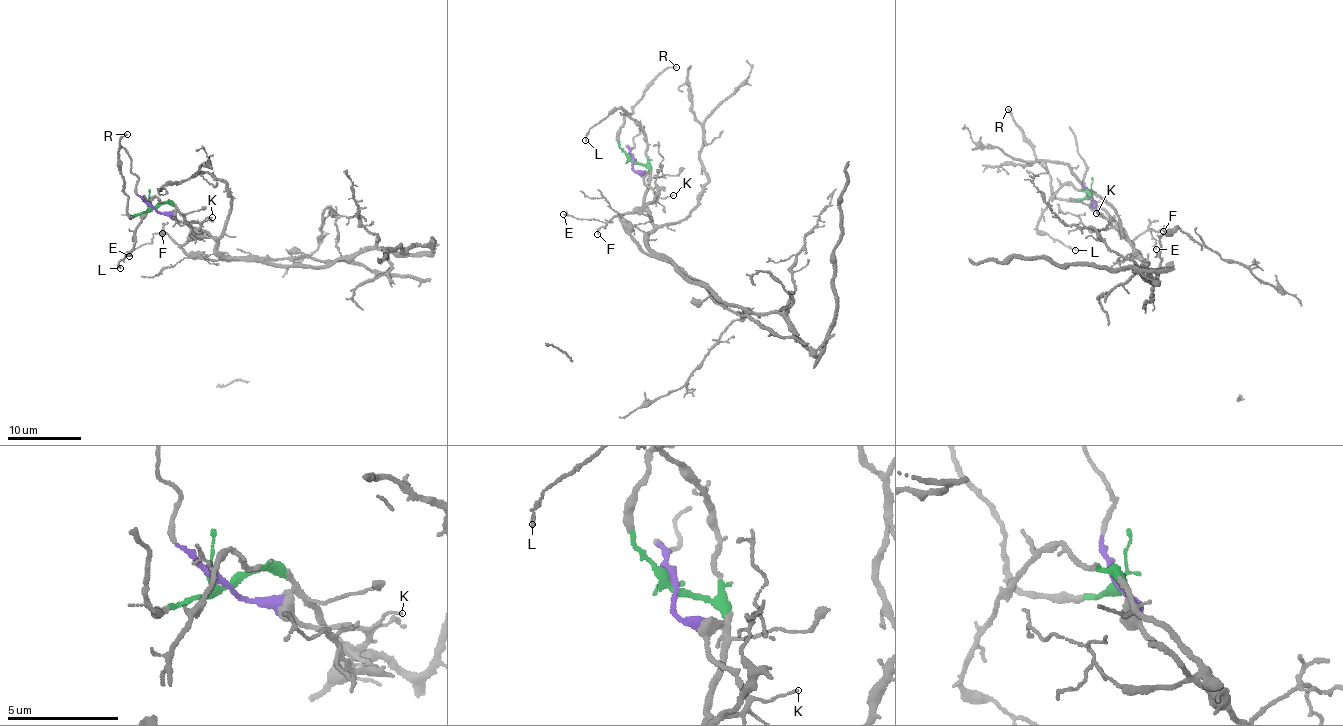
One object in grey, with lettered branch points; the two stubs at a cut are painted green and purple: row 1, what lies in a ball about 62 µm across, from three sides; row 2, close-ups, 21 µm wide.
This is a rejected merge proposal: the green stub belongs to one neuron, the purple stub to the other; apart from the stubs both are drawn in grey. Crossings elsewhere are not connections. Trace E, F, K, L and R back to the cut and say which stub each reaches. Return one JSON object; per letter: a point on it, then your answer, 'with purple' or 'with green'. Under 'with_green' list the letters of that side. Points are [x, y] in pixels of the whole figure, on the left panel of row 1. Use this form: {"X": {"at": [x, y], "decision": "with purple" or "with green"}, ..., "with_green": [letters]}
{"E": {"at": [129, 256], "decision": "with purple"}, "F": {"at": [162, 233], "decision": "with purple"}, "K": {"at": [212, 217], "decision": "with purple"}, "L": {"at": [120, 268], "decision": "with green"}, "R": {"at": [127, 134], "decision": "with green"}, "with_green": ["L", "R"]}

